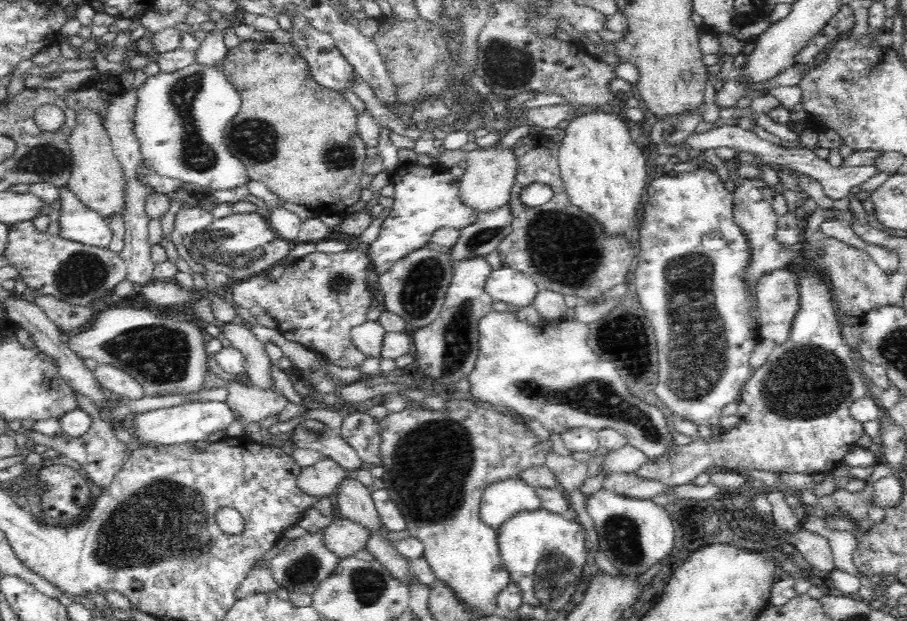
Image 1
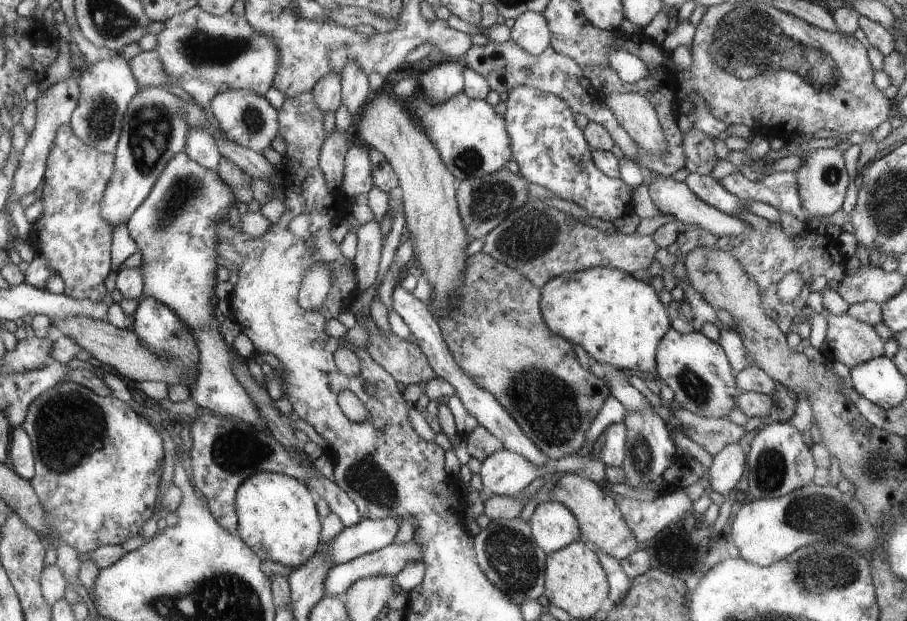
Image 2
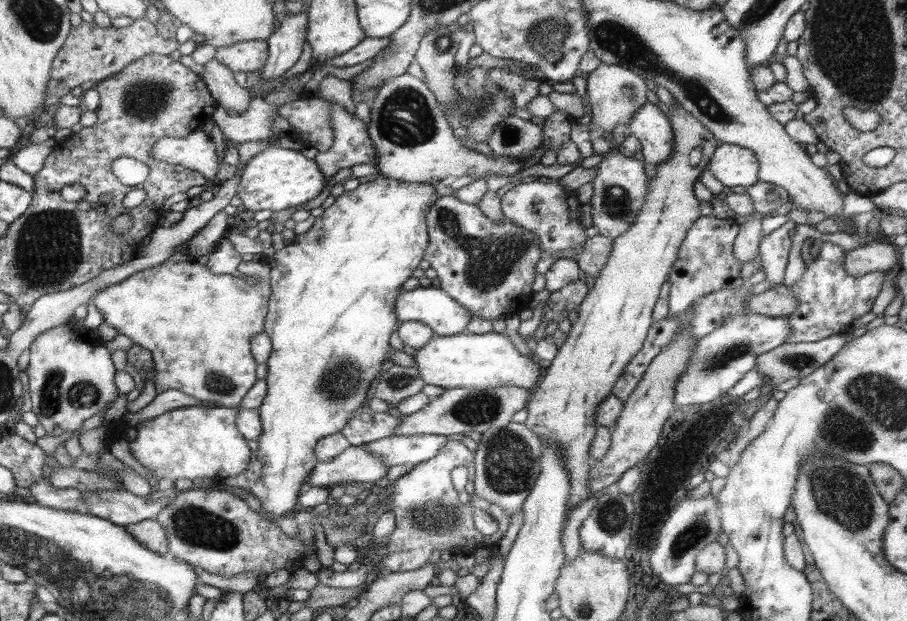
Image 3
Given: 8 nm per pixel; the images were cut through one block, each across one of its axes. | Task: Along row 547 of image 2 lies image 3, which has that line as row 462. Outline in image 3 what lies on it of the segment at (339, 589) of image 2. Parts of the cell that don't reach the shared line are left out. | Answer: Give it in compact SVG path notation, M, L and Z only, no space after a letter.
M392 435L376 442L362 444L362 447L370 449L374 455L380 455L386 467L404 464L408 469L417 464L426 462L440 452L444 444L448 442L446 436L440 435Z

